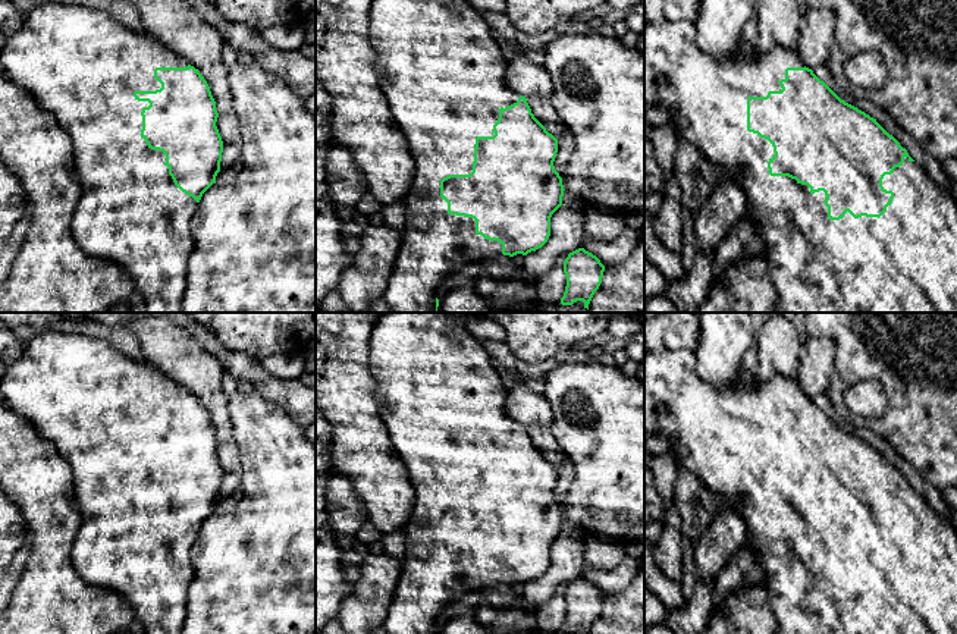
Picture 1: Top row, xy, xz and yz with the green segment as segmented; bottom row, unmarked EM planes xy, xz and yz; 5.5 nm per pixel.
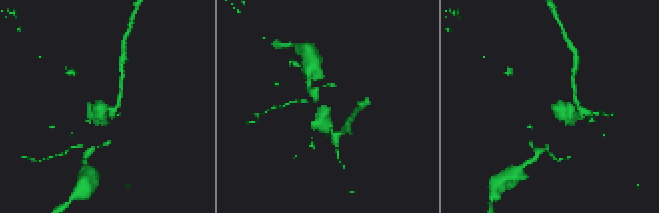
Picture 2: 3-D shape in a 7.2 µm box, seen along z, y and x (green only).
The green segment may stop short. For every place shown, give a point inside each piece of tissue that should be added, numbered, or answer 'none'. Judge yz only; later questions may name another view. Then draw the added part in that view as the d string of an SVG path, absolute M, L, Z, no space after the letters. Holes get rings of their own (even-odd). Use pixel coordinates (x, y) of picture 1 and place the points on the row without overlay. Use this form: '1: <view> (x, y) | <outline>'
1: yz (909, 584) | M644 349L644 433L649 433L650 436L672 436L675 443L671 451L677 458L678 467L691 471L710 492L715 493L719 505L731 508L735 500L740 502L740 511L747 528L746 544L753 550L757 564L765 572L763 581L768 589L769 605L778 621L778 634L957 634L957 533L947 520L939 517L928 505L923 495L904 486L904 492L900 496L895 496L891 503L884 505L882 515L887 520L892 520L894 527L879 547L866 544L854 547L847 540L843 547L831 549L828 546L828 536L823 531L826 525L823 520L810 522L810 517L798 512L796 508L788 505L771 505L768 502L768 490L775 484L774 476L768 468L747 459L747 427L766 426L769 420L781 420L779 409L785 408L787 396L804 396L804 392L796 379L776 374L769 380L754 382L753 374L746 376L743 373L735 385L716 389L699 376L694 349Z

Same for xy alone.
1: xy (79, 394) | M41 330L34 333L25 343L22 343L22 354L18 360L6 365L6 371L0 380L0 393L3 402L13 411L23 417L34 426L37 433L47 442L53 443L59 451L62 459L65 459L72 470L73 492L78 511L82 517L82 524L75 537L70 549L70 561L75 571L90 584L107 589L123 596L135 611L138 621L142 624L145 634L181 634L183 621L186 616L186 593L194 578L194 568L189 559L189 552L197 540L198 531L182 521L169 503L166 484L163 480L151 478L145 468L141 465L144 436L148 436L148 430L138 430L134 426L135 420L156 420L161 417L161 412L154 407L156 396L186 396L189 392L186 387L166 376L161 370L144 360L131 360L114 349L110 343L100 338L85 336L78 333L65 333L57 330Z

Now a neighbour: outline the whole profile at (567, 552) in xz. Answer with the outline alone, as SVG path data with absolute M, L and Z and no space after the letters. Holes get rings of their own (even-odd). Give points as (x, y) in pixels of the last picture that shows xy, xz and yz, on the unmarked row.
M562 533L550 546L547 571L525 584L520 597L521 605L533 611L545 606L562 583L583 575L586 564L583 539Z

